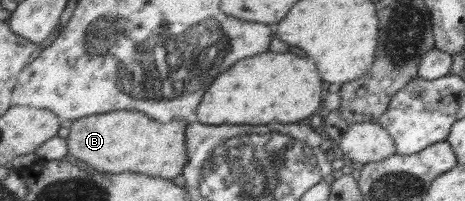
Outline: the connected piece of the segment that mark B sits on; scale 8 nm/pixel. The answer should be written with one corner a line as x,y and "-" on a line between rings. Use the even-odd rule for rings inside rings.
134,110
105,112
72,122
67,138
68,153
78,161
86,162
94,170
107,173
134,171
164,179
182,174
186,154
186,119
166,123

